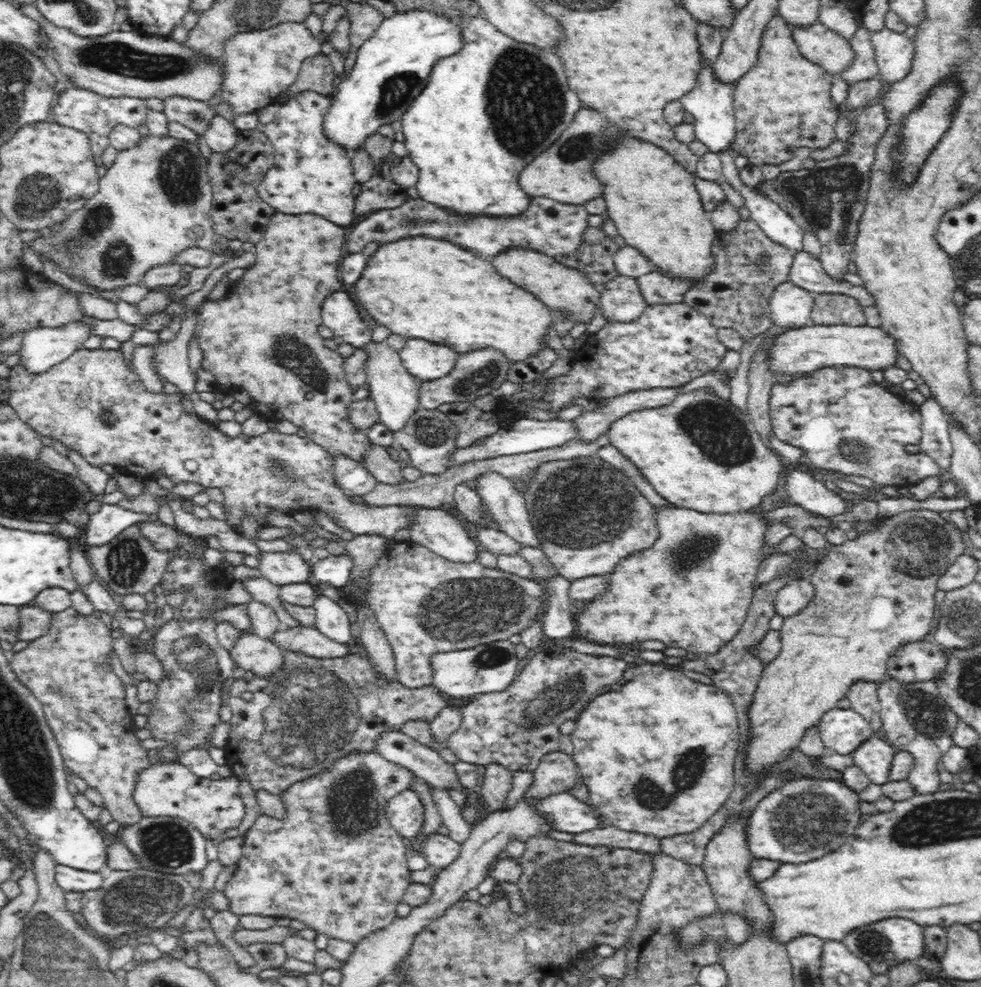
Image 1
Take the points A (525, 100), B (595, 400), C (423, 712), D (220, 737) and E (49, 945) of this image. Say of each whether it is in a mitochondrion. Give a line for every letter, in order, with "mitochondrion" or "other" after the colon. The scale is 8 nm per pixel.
A: mitochondrion
B: other
C: other
D: mitochondrion
E: mitochondrion

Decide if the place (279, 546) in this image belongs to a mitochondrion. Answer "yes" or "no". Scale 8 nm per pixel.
no

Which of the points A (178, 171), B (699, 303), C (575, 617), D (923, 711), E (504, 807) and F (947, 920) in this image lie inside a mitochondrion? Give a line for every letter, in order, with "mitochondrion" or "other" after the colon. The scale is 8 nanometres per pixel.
A: mitochondrion
B: other
C: other
D: mitochondrion
E: other
F: other

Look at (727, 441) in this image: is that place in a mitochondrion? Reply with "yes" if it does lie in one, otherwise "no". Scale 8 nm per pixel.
yes

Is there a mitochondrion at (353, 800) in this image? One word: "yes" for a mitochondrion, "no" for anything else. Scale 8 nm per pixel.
yes

